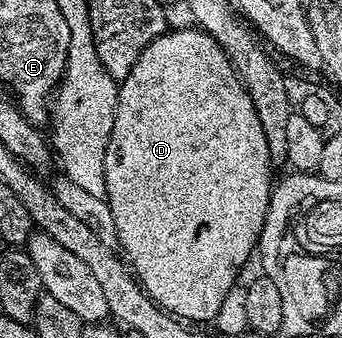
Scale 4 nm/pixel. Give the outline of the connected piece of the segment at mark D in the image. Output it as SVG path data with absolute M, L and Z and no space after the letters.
M200 27L177 28L167 30L159 38L155 38L139 54L135 66L131 66L131 74L120 81L117 89L117 113L115 126L111 130L111 138L105 155L105 195L111 206L111 215L115 218L117 243L129 268L146 295L166 310L170 315L182 321L207 320L213 322L219 314L219 306L227 292L238 283L237 275L241 267L253 256L258 247L258 240L263 230L264 216L267 214L271 185L274 183L274 165L269 159L267 150L267 134L263 134L263 126L259 122L259 114L255 114L255 106L231 66L227 54L219 41Z

